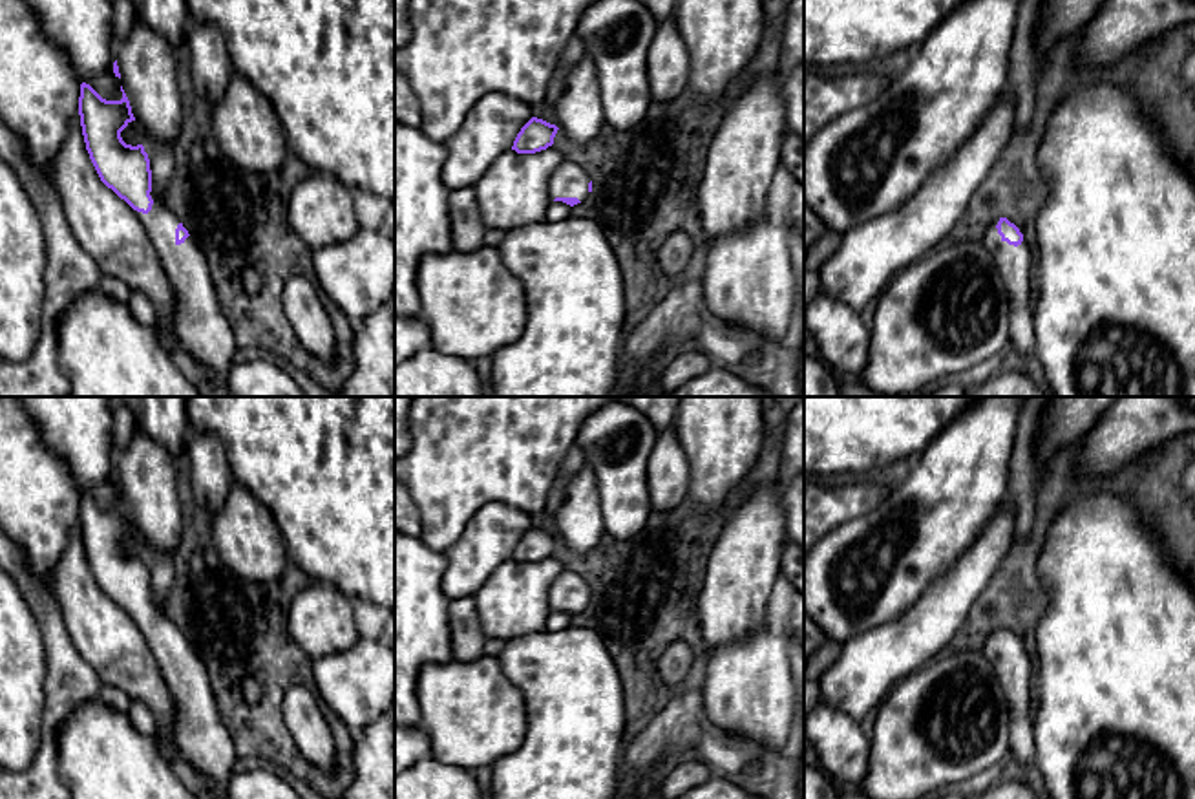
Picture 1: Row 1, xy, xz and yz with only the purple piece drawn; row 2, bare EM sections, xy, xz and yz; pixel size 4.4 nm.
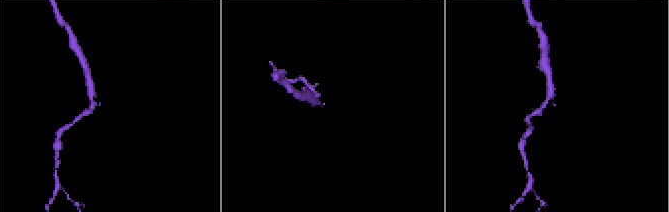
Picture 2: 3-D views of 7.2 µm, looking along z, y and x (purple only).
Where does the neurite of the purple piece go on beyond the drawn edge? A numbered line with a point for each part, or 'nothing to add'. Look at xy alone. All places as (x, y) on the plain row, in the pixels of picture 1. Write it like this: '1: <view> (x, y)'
1: xy (201, 741)

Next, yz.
1: yz (1015, 671)

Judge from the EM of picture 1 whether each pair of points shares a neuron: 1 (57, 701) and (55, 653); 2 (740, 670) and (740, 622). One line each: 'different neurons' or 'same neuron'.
1: same neuron
2: different neurons

